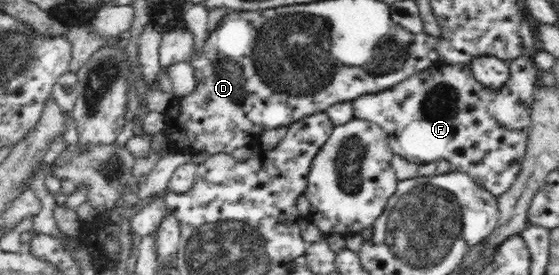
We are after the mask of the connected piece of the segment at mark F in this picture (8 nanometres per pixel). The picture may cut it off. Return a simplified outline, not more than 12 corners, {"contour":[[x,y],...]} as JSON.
{"contour":[[437,63],[356,118],[394,155],[446,160],[498,198],[524,162],[540,71],[490,89]]}

